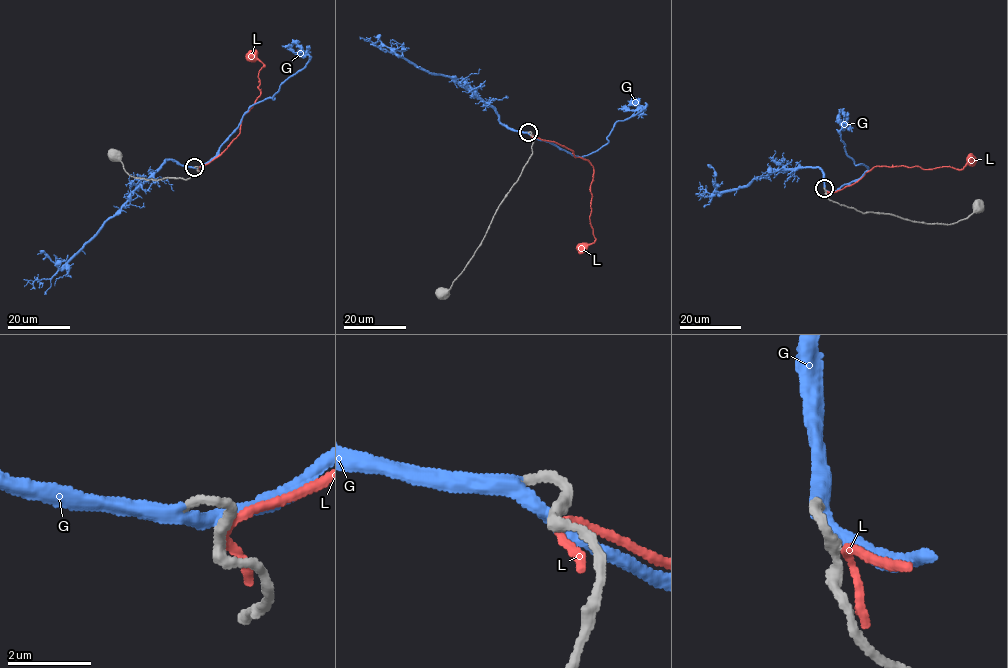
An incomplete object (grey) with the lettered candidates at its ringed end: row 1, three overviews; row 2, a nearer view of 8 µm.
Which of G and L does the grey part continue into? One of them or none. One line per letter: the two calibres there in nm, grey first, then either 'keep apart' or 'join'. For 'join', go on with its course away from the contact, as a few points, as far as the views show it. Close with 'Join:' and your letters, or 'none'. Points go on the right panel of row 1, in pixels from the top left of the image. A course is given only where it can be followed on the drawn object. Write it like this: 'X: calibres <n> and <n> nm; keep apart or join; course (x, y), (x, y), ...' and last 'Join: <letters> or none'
G: calibres 220 and 360 nm; join; course (825, 188), (821, 170), (802, 166), (783, 167), (711, 196), (701, 186), (698, 189)
L: calibres 240 and 160 nm; keep apart
Join: G

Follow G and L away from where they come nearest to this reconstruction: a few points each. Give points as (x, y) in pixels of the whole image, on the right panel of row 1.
G: (825, 188), (821, 170), (802, 166), (783, 167), (711, 196), (701, 186), (698, 189)
L: (826, 191), (838, 191), (881, 166), (918, 166), (925, 169), (949, 167), (961, 170), (971, 158)

